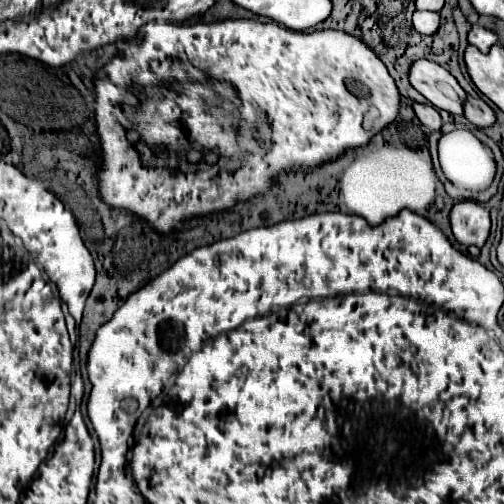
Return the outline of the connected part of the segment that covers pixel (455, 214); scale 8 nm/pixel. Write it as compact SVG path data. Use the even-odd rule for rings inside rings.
M473 200L459 202L451 210L451 228L453 228L453 236L463 246L483 248L491 228L489 210Z

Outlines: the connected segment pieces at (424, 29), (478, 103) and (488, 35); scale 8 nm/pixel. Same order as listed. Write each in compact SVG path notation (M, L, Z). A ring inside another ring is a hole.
M415 12L413 26L421 34L435 34L439 30L439 12Z
M469 98L465 104L465 118L477 128L489 128L495 124L495 108L489 106L483 98Z
M473 26L471 32L469 32L469 44L477 46L483 54L489 52L489 48L497 42L497 34L487 30L487 28L481 28L481 26Z

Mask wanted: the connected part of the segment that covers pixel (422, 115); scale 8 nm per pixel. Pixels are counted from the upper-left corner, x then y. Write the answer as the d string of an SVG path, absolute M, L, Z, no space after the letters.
M413 104L413 108L415 108L417 118L419 118L429 130L441 130L443 120L441 120L439 112L437 112L433 106L429 106L429 104Z

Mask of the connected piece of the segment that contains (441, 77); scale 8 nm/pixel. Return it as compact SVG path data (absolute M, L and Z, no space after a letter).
M417 60L411 66L409 82L435 108L447 110L457 116L463 114L463 104L467 100L467 92L459 86L455 76L451 72L447 72L443 66L435 64L431 60Z

